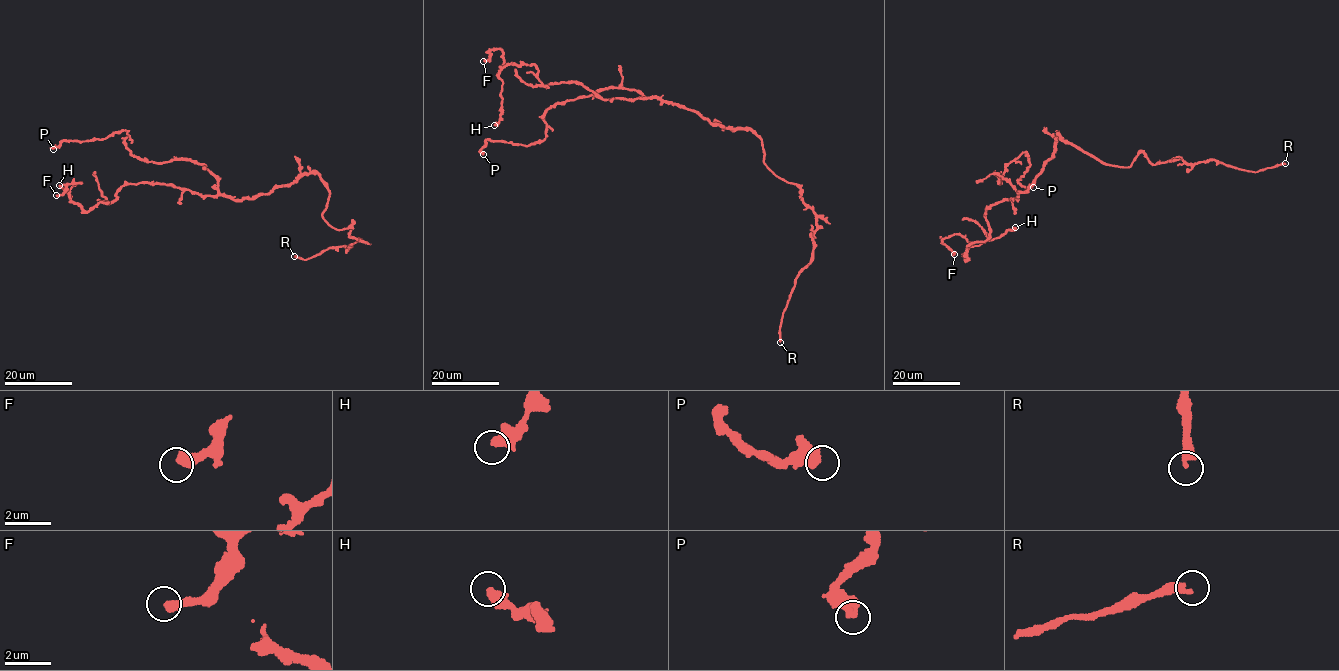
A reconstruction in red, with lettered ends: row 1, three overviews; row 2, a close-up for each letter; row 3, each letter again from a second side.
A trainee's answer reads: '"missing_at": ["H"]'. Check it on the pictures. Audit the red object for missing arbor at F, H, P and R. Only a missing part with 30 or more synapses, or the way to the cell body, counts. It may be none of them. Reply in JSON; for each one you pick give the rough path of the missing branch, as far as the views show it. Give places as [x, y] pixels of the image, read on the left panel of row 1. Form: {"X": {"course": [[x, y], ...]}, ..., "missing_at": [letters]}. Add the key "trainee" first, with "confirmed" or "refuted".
{"trainee": "refuted", "R": {"course": [[294, 256], [196, 285], [184, 245], [159, 236], [134, 255], [133, 287], [162, 245], [131, 170], [158, 156]]}, "missing_at": ["R"]}

